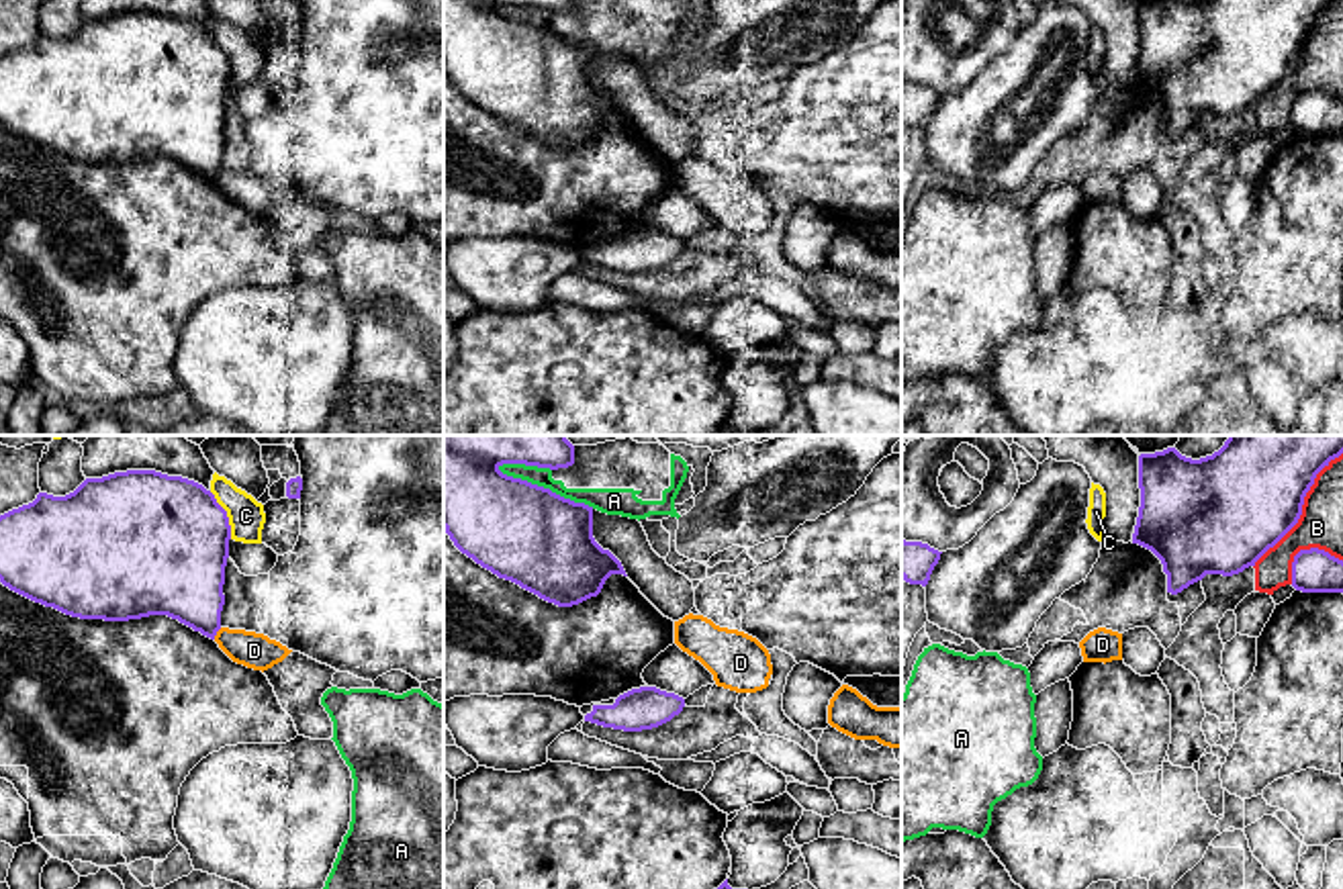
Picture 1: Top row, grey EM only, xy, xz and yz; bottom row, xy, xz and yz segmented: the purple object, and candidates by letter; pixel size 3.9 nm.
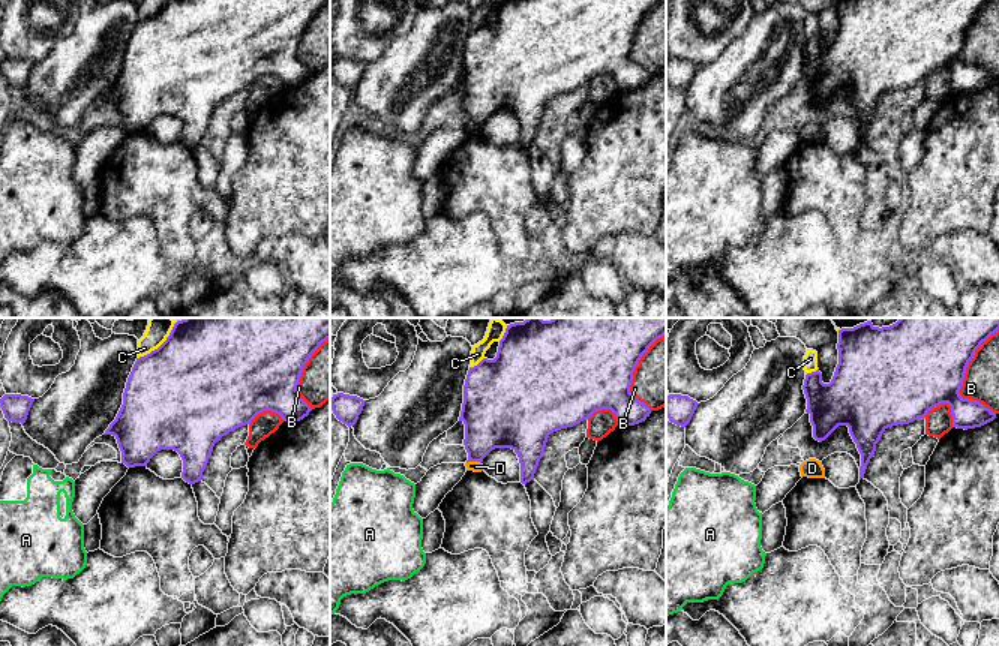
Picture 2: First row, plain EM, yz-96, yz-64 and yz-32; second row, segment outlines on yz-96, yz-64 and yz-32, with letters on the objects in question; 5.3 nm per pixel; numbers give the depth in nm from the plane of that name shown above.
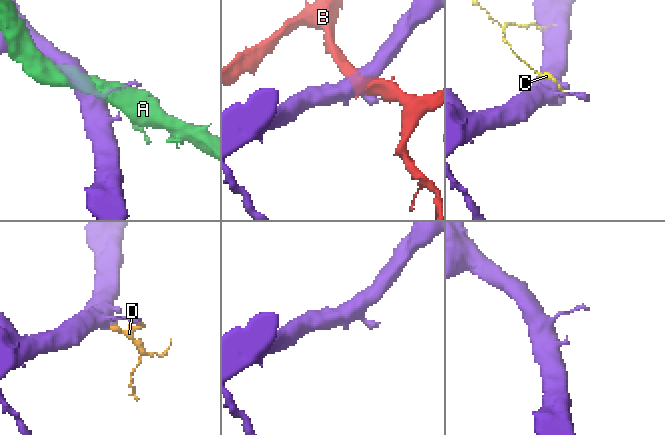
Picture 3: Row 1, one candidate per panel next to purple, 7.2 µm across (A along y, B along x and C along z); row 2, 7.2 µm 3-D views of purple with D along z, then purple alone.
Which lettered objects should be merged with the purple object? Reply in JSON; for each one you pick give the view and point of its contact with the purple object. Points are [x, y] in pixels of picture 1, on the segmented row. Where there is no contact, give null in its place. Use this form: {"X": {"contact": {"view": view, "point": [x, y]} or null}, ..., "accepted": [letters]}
{"accepted": []}

